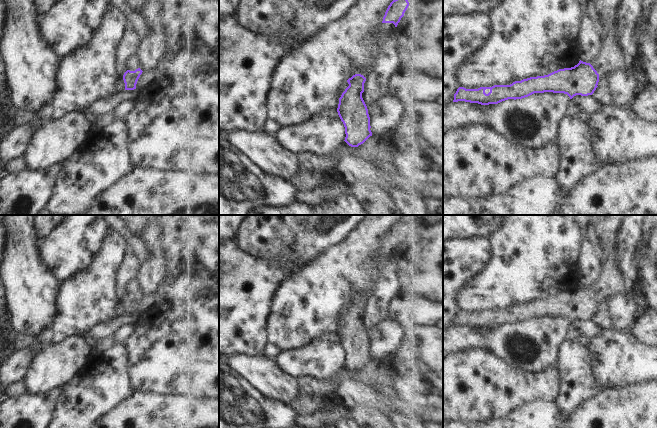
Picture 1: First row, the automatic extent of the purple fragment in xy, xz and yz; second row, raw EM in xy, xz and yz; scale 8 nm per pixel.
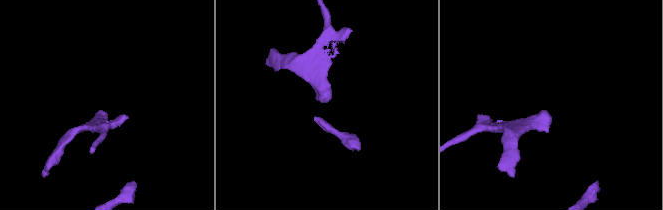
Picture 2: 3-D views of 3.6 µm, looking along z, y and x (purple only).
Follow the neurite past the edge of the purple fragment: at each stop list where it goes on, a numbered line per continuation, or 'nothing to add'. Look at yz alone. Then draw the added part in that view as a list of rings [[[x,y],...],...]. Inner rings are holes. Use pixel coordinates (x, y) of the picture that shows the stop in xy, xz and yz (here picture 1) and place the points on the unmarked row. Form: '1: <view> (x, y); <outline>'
1: yz (611, 281); [[[587,215],[601,243],[601,274],[590,286],[599,300],[606,300],[613,295],[625,295],[636,303],[639,313],[649,309],[644,294],[638,286],[628,290],[625,277],[619,263],[619,236],[625,215]]]

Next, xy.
1: xy (133, 287); [[[136,278],[129,281],[127,291],[130,295],[135,295],[136,293],[140,292],[140,286]]]

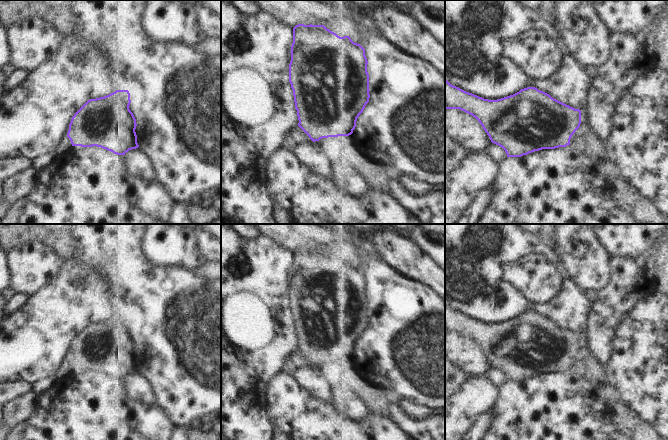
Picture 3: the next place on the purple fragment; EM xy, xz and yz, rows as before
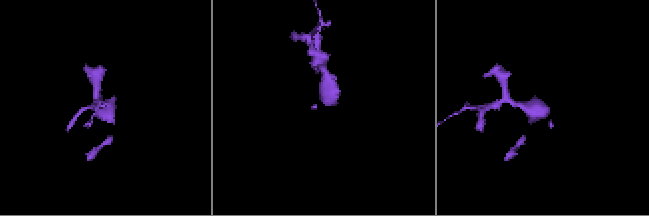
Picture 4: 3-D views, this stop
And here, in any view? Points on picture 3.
1: xz (296, 360); [[[297,350],[287,358],[280,372],[287,373],[290,377],[294,377],[294,374],[300,367],[311,366],[313,365],[310,362],[307,362],[304,355],[299,350]]]

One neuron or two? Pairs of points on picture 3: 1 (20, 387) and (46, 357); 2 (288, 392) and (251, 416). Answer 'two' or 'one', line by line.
1: two
2: two

